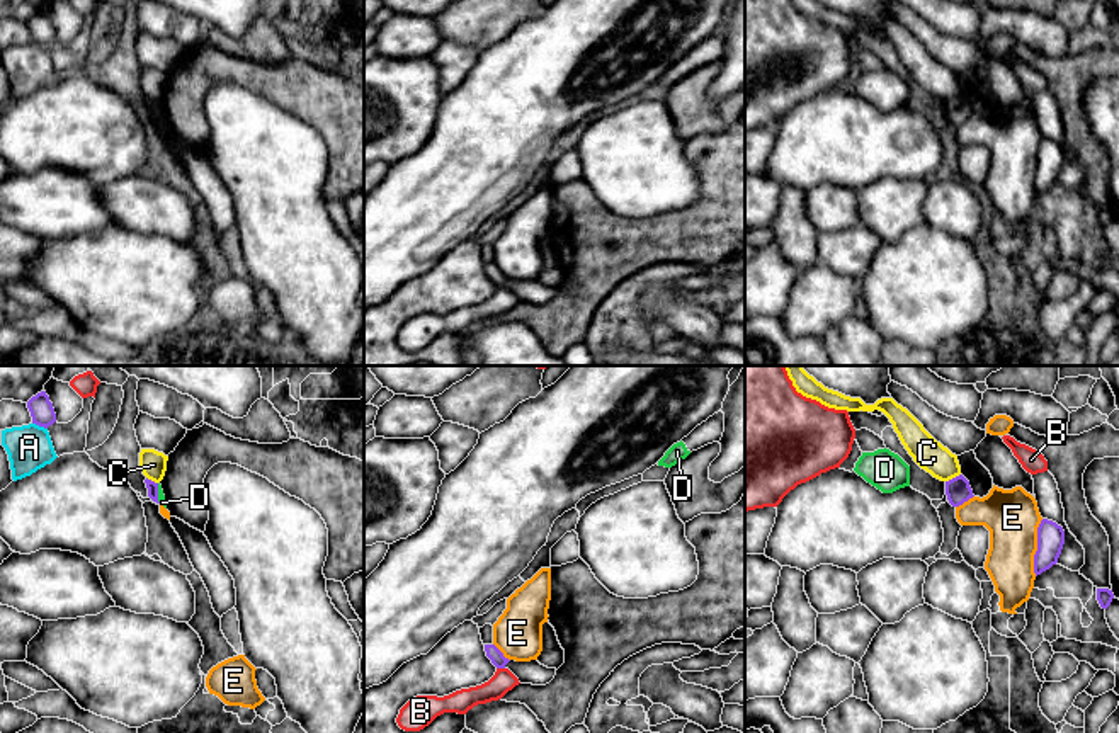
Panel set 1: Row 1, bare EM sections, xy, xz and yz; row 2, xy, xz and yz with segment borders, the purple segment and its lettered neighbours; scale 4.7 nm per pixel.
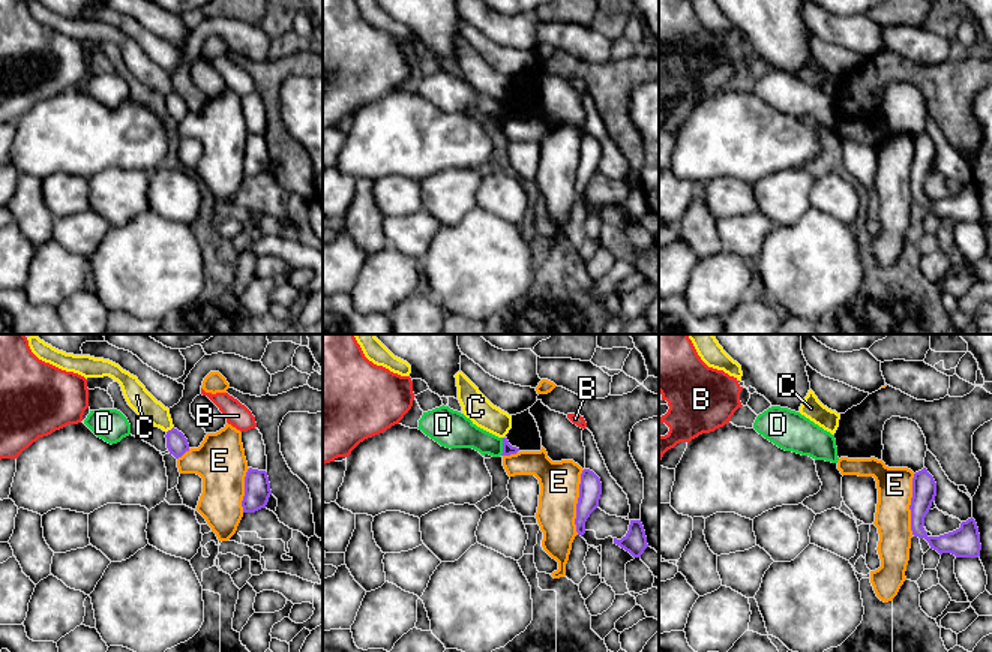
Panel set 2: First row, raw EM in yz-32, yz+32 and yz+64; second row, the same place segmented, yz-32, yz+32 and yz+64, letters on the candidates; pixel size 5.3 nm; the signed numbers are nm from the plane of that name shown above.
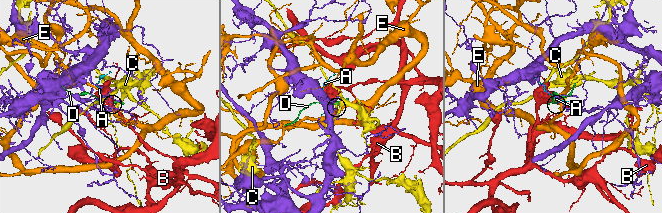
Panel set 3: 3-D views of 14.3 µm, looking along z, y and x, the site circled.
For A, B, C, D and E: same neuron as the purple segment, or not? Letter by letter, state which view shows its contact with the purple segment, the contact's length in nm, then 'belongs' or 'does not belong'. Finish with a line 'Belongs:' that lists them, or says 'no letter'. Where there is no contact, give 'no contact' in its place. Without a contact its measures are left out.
A: xy | 80 nm | does not belong
B: xz | 40 nm | does not belong
C: yz | 80 nm | does not belong
D: xy | 100 nm | does not belong
E: yz | 280 nm | does not belong
Belongs: no letter

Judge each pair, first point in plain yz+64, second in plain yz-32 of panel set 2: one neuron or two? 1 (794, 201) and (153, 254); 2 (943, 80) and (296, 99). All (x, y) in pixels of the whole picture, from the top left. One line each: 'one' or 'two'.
1: two
2: two

